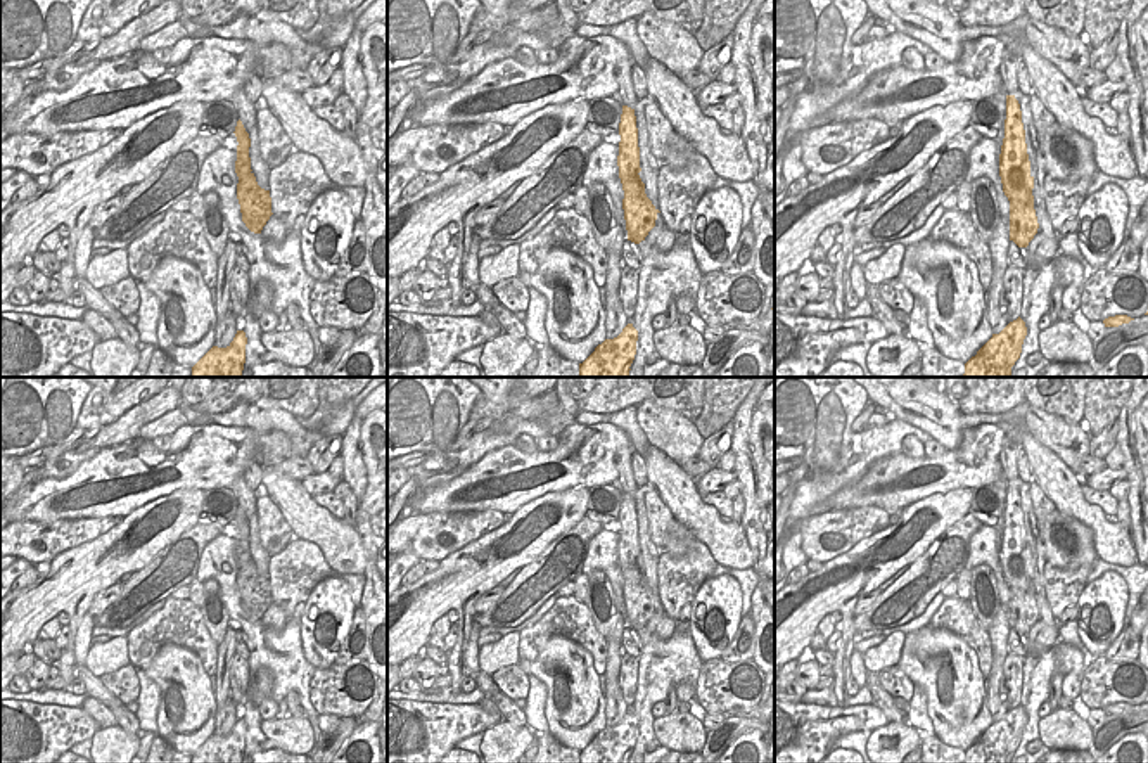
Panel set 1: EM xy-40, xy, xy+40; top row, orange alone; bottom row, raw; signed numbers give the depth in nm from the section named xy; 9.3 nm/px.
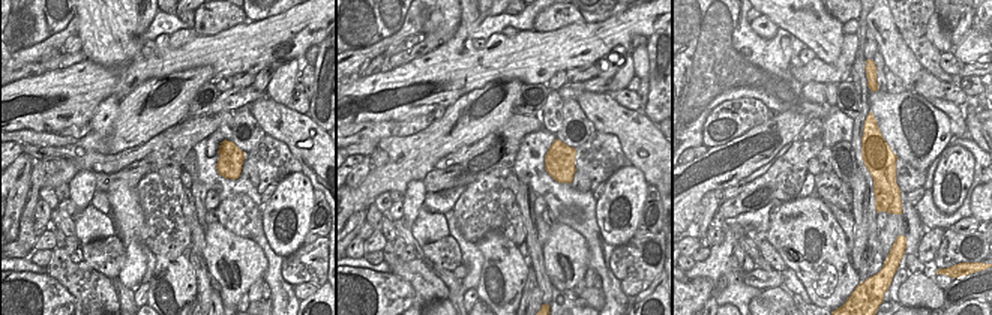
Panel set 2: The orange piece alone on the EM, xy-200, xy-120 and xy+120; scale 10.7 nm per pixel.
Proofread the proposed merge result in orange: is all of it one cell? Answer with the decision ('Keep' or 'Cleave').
Cleave

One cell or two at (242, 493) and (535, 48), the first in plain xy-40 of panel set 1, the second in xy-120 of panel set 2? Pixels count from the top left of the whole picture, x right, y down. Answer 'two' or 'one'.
two

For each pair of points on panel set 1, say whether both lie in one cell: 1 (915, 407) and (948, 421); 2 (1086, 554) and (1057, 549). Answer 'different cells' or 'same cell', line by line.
1: same cell
2: same cell

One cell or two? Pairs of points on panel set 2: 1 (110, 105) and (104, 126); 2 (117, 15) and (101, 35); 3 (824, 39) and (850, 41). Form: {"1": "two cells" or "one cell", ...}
{"1": "one cell", "2": "one cell", "3": "two cells"}

